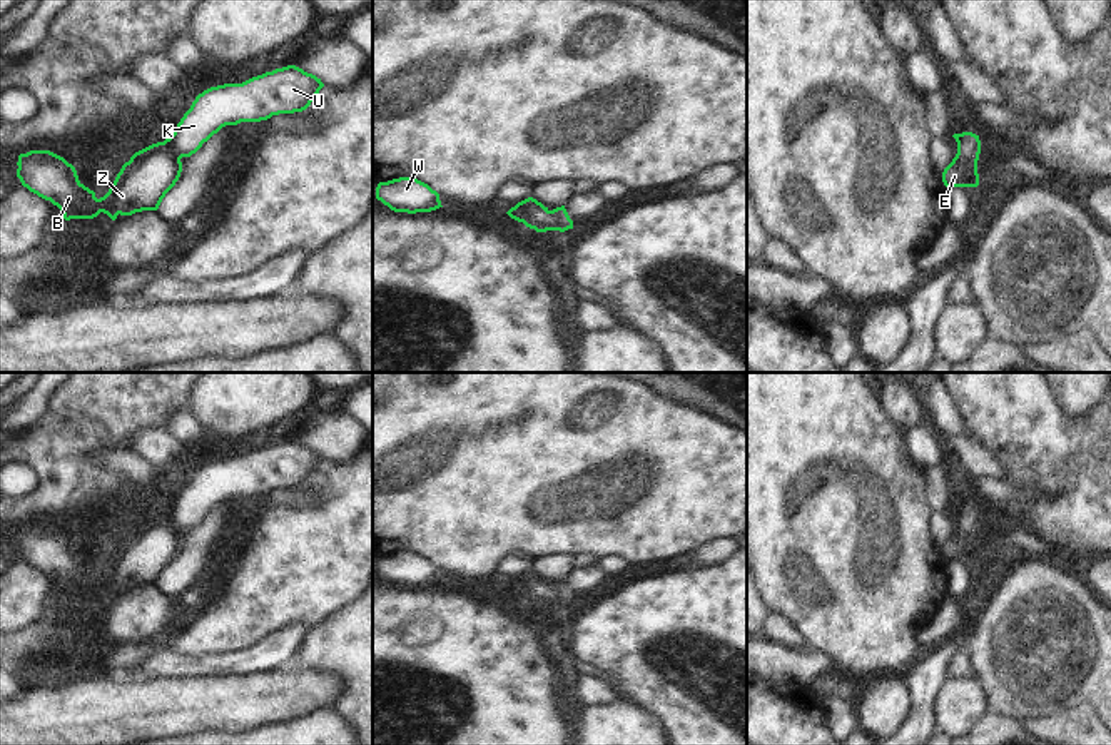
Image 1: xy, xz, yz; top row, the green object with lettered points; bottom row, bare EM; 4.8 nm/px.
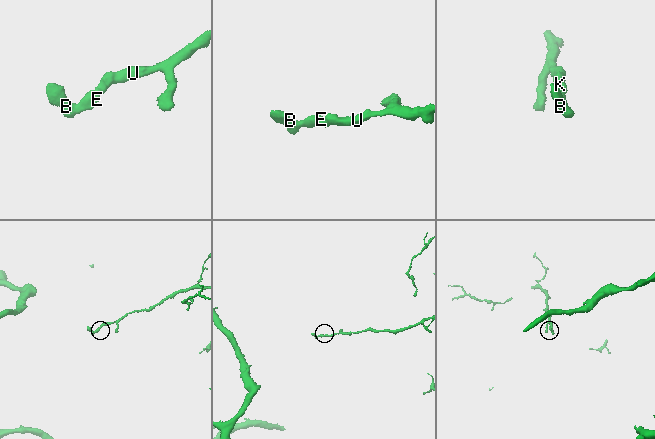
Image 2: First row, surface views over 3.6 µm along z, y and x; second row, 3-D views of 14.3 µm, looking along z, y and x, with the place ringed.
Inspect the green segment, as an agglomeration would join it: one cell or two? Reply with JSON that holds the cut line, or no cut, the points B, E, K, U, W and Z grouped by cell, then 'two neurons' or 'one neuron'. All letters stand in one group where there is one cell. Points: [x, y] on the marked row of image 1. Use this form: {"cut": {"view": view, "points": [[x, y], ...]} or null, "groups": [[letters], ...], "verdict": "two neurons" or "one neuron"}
{"cut": null, "groups": [["B", "E", "K", "U", "W", "Z"]], "verdict": "one neuron"}

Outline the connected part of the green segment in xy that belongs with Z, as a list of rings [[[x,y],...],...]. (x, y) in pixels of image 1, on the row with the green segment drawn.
[[[287,65],[242,84],[204,90],[174,134],[135,152],[100,199],[79,180],[72,164],[50,150],[20,154],[17,177],[30,192],[57,205],[65,220],[94,219],[100,212],[115,220],[119,214],[157,210],[180,177],[180,159],[195,154],[222,127],[302,112],[322,87],[316,75]]]

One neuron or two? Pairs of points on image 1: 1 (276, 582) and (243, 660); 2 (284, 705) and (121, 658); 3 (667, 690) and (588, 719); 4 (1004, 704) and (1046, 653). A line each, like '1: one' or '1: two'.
1: two
2: two
3: two
4: one

